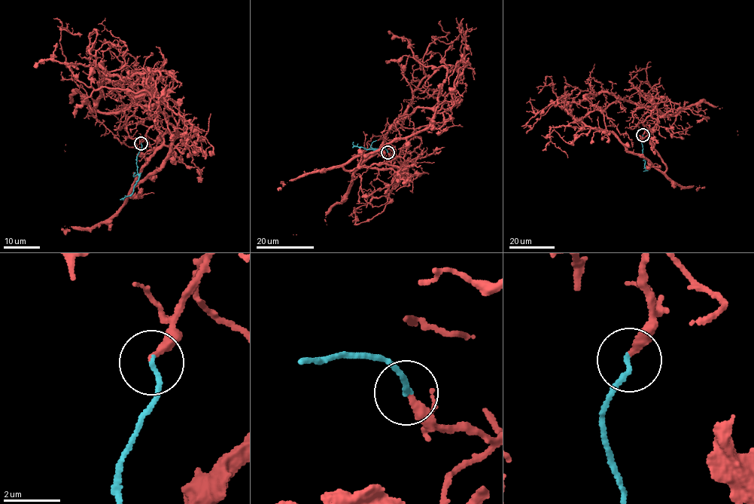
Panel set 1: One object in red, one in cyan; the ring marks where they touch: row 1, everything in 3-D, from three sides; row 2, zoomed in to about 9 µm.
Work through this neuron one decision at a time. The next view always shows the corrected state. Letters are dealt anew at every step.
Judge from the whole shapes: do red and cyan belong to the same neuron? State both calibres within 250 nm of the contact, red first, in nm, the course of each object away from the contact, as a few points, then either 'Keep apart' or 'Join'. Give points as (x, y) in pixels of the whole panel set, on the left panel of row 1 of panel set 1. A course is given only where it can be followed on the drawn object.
Thickness 280 nm (red) against 160 nm. Course of red: (141, 142), (155, 105), (95, 105), (100, 64), (141, 78), (138, 92), (95, 89), (60, 62), (35, 68). Course of cyan: (141, 143), (137, 156), (138, 181), (132, 193), (120, 200). Join

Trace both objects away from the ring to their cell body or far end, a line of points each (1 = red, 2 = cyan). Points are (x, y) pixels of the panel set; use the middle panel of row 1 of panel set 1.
1: (387, 152), (404, 160), (405, 172), (362, 165), (422, 79), (448, 70), (421, 65), (406, 39), (389, 31)
2: (387, 152), (381, 148), (360, 148), (352, 144), (353, 142)

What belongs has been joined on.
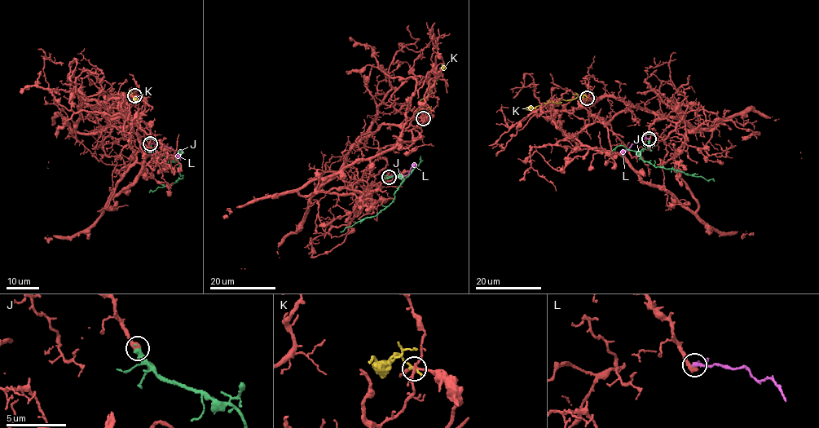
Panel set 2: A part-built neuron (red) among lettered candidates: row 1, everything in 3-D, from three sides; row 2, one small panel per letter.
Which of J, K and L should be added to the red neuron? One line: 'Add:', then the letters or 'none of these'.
Add: J

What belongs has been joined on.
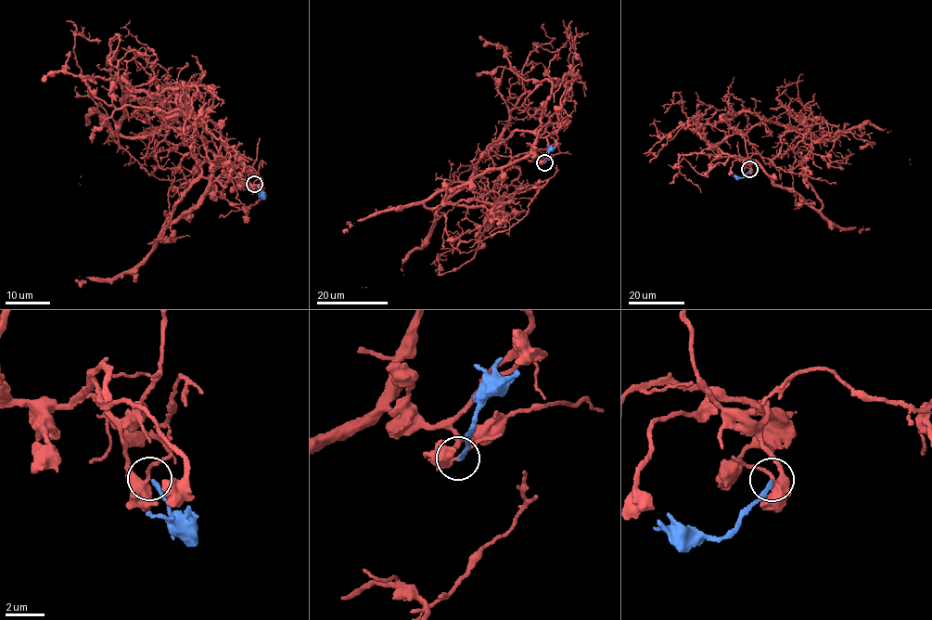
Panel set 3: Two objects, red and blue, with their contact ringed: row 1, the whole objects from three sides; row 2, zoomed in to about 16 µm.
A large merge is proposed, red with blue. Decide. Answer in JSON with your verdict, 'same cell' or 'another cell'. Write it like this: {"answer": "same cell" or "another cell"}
{"answer": "another cell"}

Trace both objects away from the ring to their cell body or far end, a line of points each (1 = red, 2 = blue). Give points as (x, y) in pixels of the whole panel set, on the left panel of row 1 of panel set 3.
1: (254, 184), (239, 165), (216, 167), (162, 239), (197, 123), (266, 196), (219, 217)
2: (255, 184), (261, 197), (258, 195), (260, 192)

